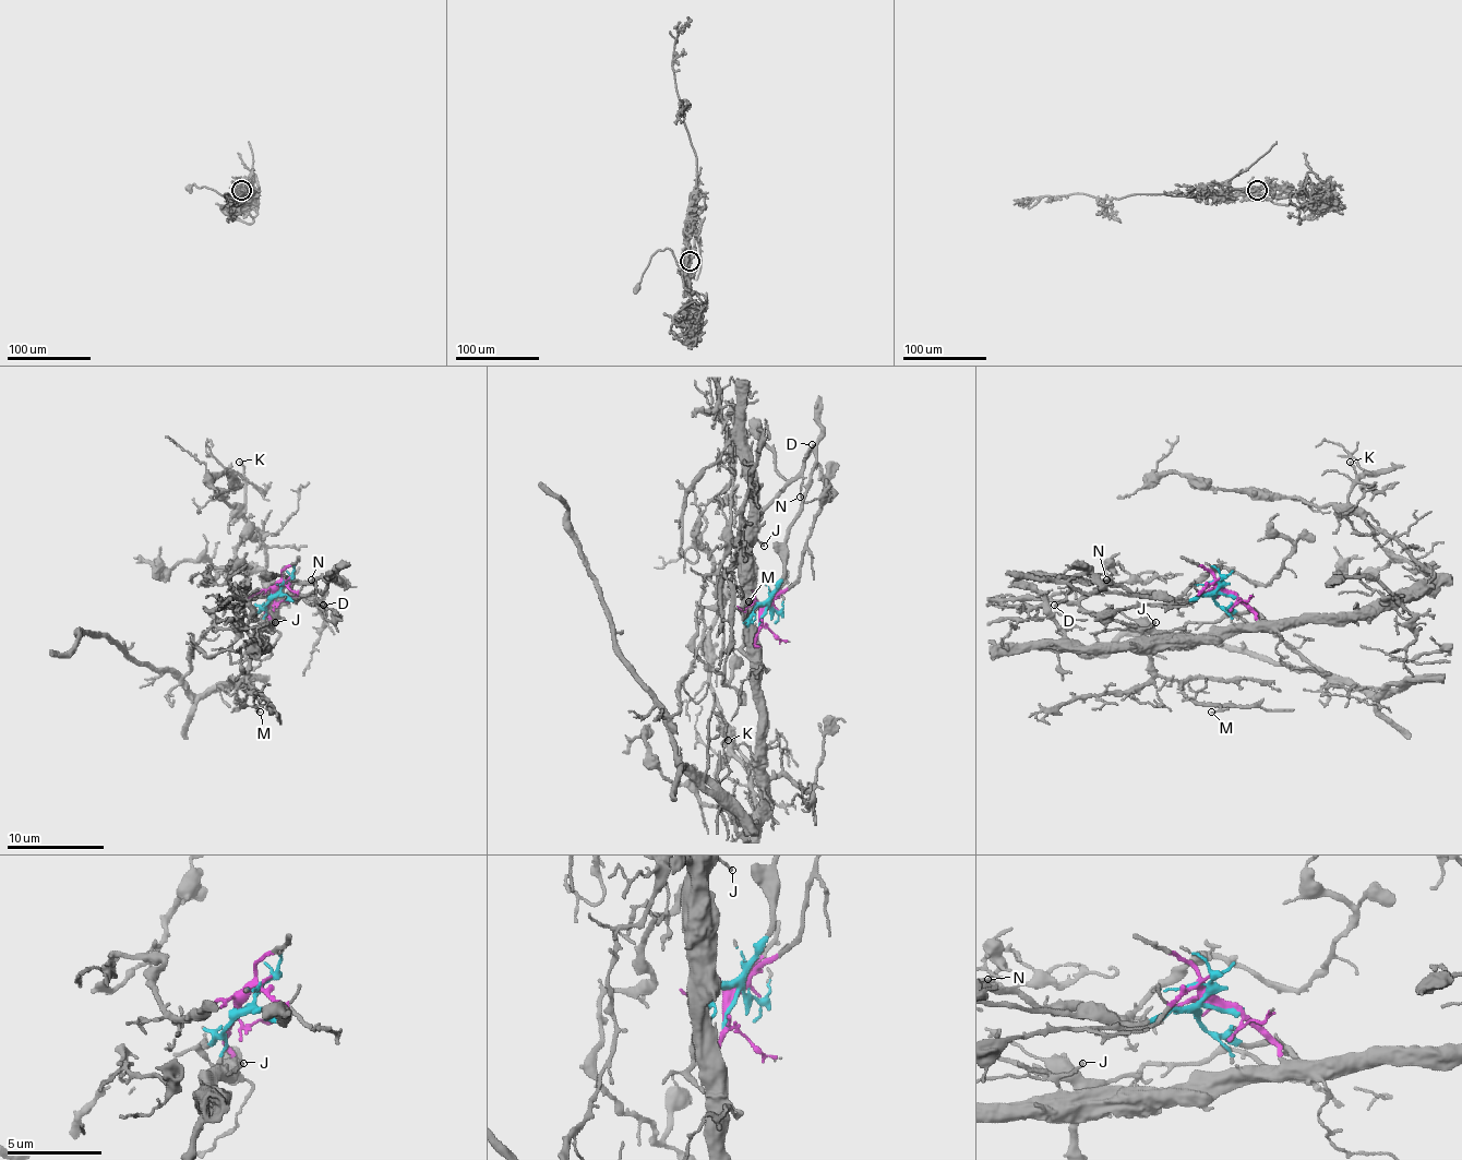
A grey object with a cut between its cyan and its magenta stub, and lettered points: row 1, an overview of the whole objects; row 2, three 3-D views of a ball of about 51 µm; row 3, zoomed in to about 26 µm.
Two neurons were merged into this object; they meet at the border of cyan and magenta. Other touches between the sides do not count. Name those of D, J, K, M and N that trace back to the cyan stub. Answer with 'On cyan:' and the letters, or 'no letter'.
On cyan: D, N

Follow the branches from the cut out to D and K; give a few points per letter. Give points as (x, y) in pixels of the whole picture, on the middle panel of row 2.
D: (764, 617), (769, 595), (783, 573), (789, 524), (801, 507), (815, 461), (811, 451), (805, 458), (813, 444)
K: (762, 617), (754, 641), (762, 813), (754, 818), (752, 777), (732, 753), (732, 738), (732, 745), (728, 740)

